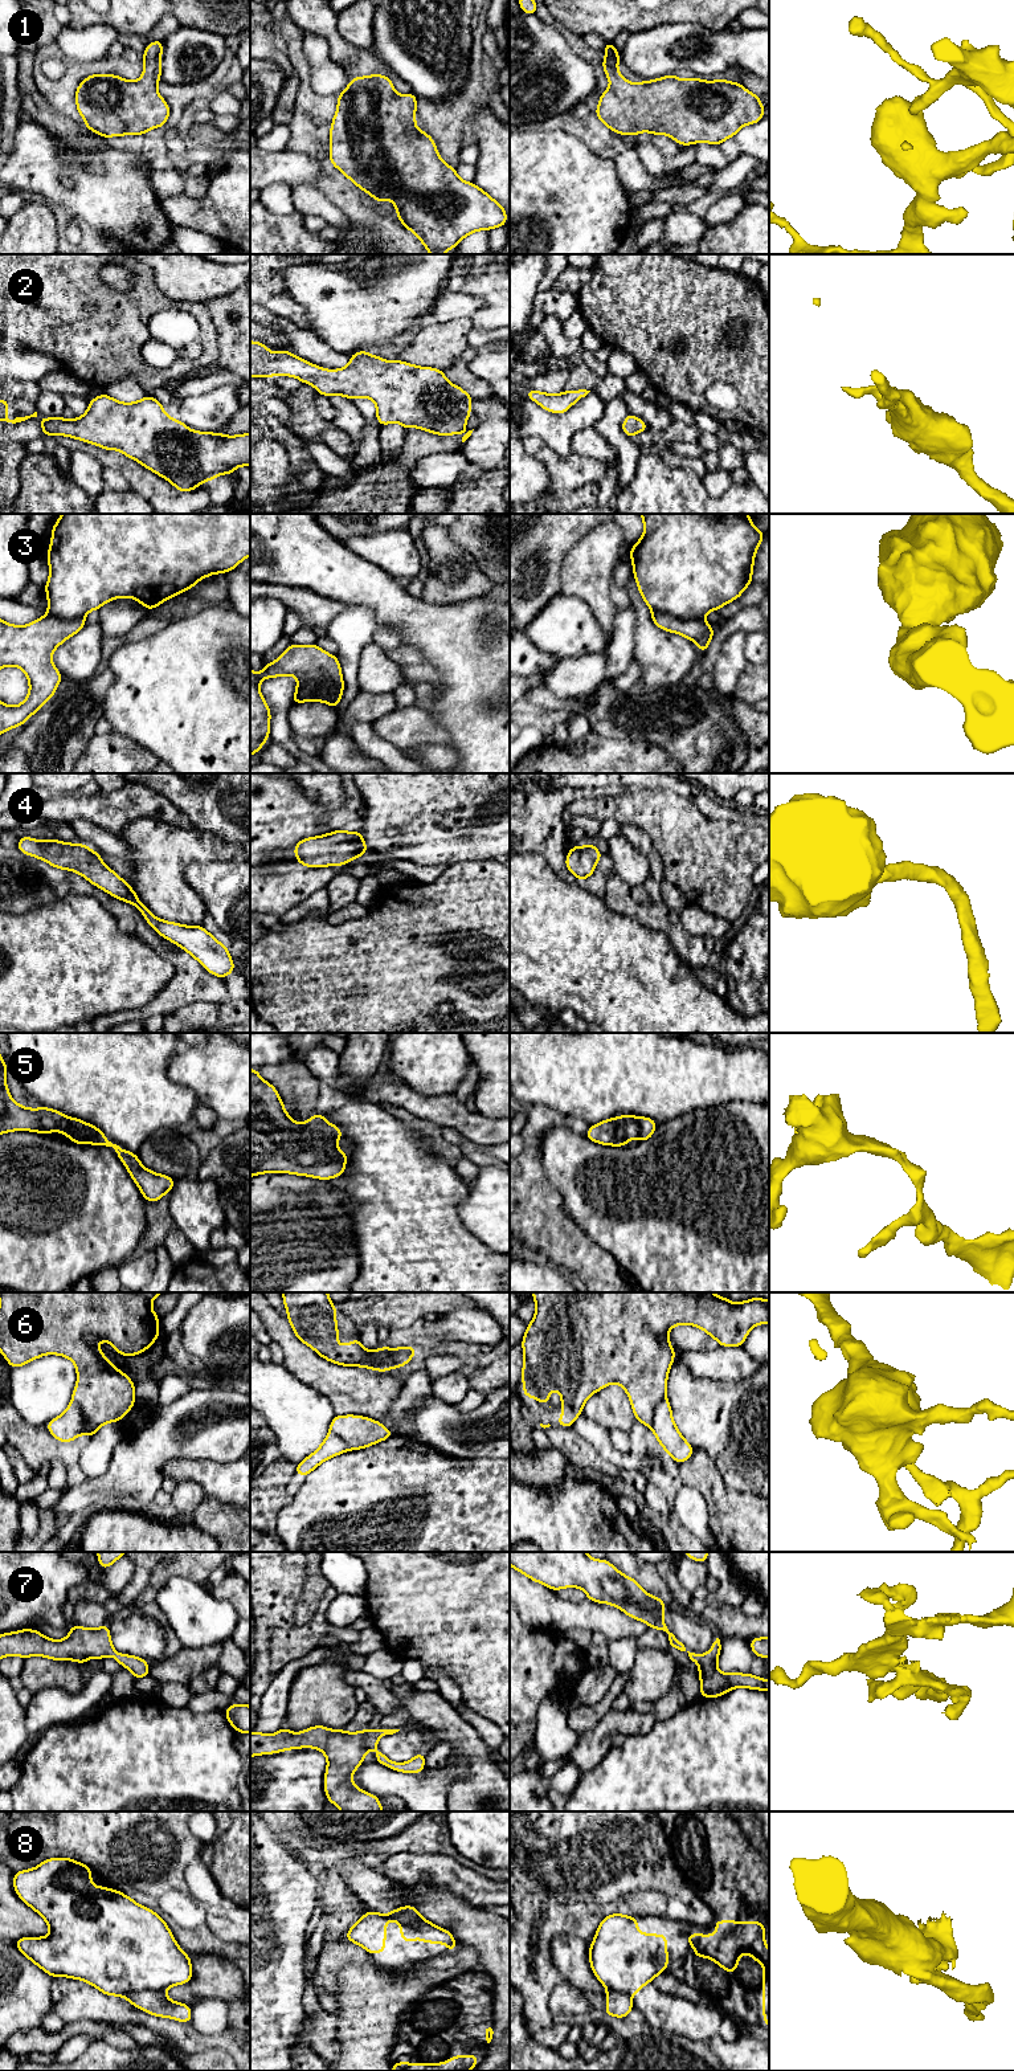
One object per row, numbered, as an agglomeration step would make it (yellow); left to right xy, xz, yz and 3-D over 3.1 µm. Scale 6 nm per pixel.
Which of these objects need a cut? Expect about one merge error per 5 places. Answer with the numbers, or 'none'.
3, 6, 8

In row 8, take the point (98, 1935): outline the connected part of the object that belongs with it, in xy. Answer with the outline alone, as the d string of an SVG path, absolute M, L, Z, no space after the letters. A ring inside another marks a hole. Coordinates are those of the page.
M49 1858L41 1862L34 1868L21 1870L13 1874L13 1888L17 1896L26 1905L34 1909L48 1923L50 1928L50 1933L45 1937L26 1936L16 1940L15 1945L19 1948L19 1951L53 1978L64 1976L66 1978L82 1980L95 1986L101 1993L106 1996L116 1996L127 1998L130 1994L143 1990L154 1990L164 1993L171 1986L184 1985L189 1982L193 1976L191 1956L188 1956L185 1952L180 1949L167 1923L156 1912L151 1911L147 1907L139 1905L135 1900L132 1900L130 1896L122 1894L118 1890L106 1888L103 1886L94 1887L91 1884L91 1871L93 1871L91 1867L82 1864L71 1858Z

